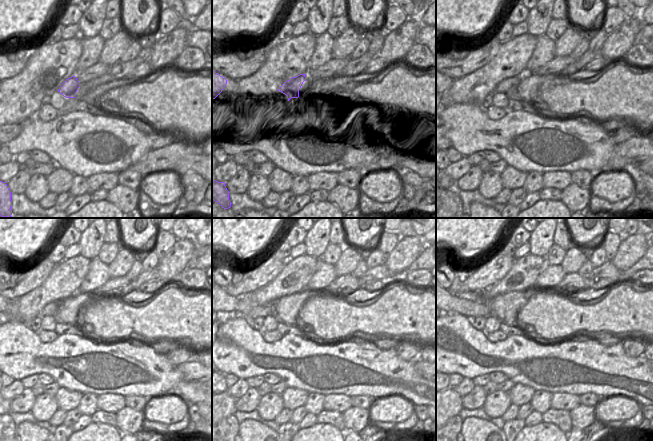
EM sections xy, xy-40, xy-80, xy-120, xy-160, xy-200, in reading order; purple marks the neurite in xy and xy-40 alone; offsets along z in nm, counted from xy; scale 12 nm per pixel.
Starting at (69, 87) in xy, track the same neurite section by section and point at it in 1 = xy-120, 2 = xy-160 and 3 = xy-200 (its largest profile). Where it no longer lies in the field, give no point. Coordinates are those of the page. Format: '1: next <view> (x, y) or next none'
1: next xy-120 (51, 309)
2: next xy-160 (243, 306)
3: next xy-200 (468, 305)

